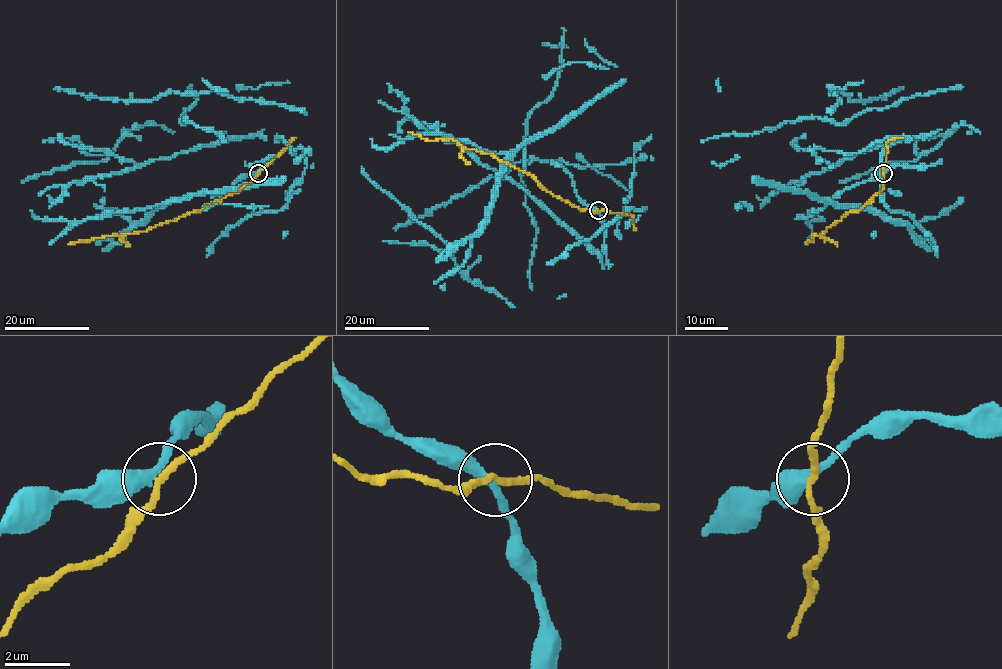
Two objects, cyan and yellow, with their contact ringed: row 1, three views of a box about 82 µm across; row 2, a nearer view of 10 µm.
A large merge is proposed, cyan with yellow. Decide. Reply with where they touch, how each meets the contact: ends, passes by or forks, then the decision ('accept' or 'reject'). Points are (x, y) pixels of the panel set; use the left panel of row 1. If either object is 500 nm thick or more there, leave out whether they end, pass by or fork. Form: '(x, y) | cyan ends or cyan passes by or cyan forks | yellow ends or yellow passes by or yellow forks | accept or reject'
(258, 173) | cyan passes by | yellow passes by | reject

